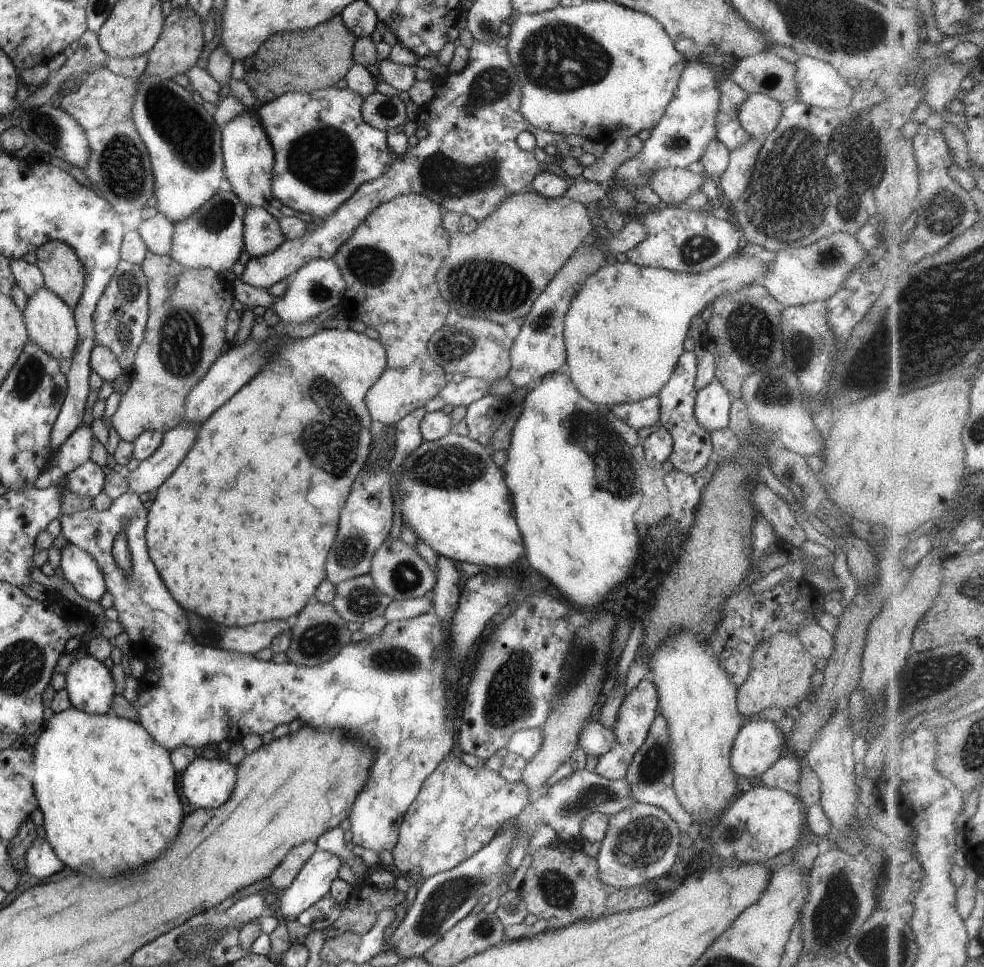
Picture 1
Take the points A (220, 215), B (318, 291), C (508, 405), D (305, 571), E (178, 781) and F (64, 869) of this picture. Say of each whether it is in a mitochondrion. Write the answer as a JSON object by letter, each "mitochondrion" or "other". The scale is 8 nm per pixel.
{"A":"mitochondrion","B":"mitochondrion","C":"other","D":"other","E":"other","F":"other"}

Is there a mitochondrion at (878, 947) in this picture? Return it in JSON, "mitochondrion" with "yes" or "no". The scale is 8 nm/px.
{"mitochondrion":"yes"}

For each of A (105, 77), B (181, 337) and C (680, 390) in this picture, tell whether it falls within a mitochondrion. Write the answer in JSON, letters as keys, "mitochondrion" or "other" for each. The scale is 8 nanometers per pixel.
{"A":"other","B":"mitochondrion","C":"other"}

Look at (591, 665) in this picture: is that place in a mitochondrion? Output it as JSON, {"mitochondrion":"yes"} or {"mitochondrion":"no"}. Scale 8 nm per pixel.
{"mitochondrion":"yes"}

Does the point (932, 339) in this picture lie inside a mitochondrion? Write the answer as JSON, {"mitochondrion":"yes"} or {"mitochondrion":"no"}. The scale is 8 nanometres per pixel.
{"mitochondrion":"yes"}

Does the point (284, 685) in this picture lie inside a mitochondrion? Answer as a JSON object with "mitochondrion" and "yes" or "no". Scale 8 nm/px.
{"mitochondrion":"no"}

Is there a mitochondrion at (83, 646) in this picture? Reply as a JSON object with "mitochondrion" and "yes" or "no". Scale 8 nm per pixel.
{"mitochondrion":"no"}

